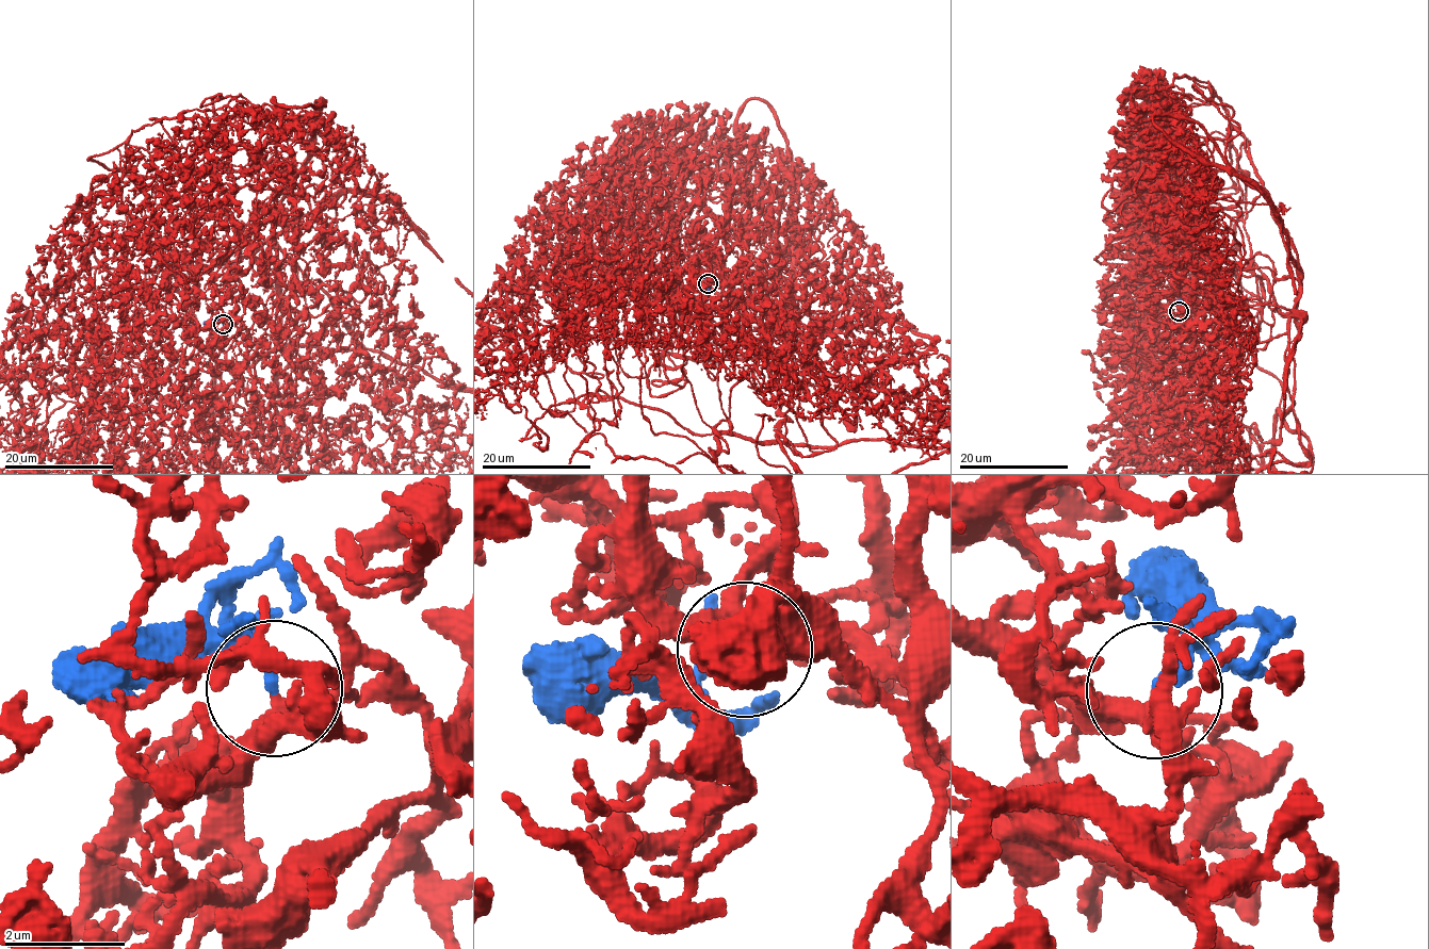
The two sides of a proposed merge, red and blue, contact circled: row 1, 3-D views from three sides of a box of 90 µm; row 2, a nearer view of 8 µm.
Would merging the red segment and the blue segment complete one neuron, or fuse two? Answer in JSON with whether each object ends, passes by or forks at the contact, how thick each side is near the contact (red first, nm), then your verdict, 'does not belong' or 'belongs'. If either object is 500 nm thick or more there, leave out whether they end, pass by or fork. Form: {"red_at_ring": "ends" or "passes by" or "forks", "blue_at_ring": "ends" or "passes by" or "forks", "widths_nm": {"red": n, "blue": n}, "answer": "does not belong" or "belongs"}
{"red_at_ring": "passes by", "blue_at_ring": "passes by", "widths_nm": {"red": 260, "blue": 160}, "answer": "belongs"}

